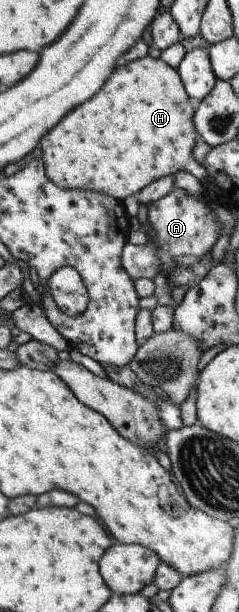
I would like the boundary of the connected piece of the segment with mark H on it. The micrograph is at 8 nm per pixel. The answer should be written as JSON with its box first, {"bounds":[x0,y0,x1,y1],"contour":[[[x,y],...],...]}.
{"bounds":[38,56,221,201],"contour":[[[146,56],[119,65],[115,75],[107,79],[107,85],[103,85],[95,97],[67,113],[67,117],[40,137],[38,142],[45,175],[56,188],[99,192],[121,201],[160,177],[185,170],[202,184],[208,183],[206,192],[209,197],[221,195],[221,189],[210,181],[206,169],[192,158],[192,147],[197,139],[192,124],[194,107],[176,69],[167,66],[160,58]]]}

